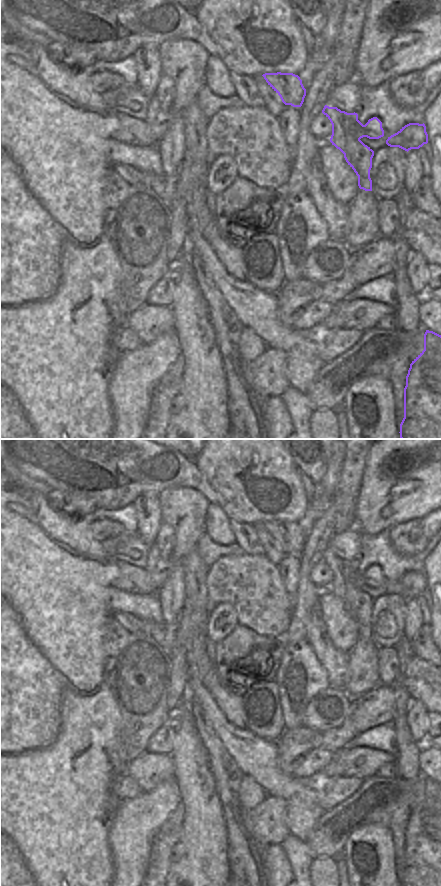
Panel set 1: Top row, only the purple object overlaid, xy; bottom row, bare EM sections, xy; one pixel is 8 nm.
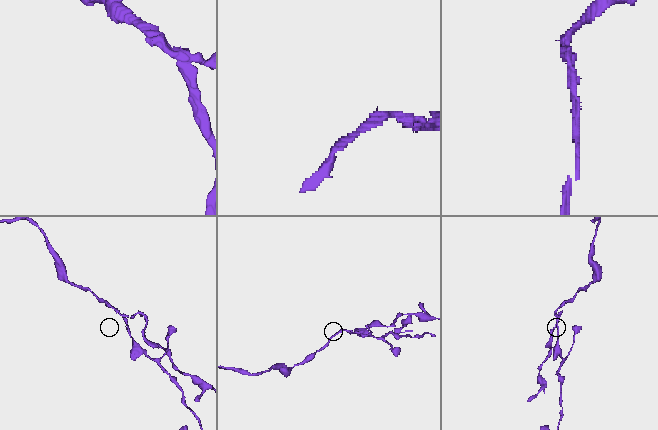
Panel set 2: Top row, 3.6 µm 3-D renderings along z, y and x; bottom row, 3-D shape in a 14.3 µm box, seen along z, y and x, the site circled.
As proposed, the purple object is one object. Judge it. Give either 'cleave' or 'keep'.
cleave

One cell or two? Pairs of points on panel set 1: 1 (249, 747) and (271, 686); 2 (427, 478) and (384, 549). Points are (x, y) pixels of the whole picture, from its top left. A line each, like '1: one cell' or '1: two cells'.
1: two cells
2: two cells

